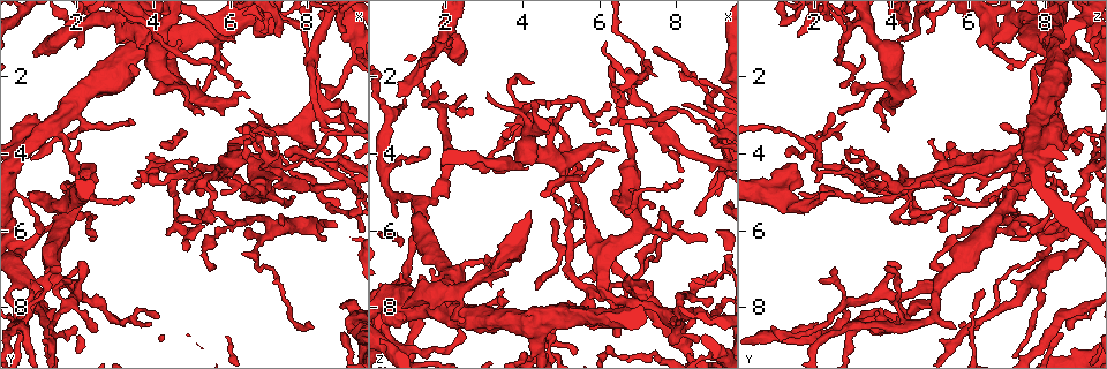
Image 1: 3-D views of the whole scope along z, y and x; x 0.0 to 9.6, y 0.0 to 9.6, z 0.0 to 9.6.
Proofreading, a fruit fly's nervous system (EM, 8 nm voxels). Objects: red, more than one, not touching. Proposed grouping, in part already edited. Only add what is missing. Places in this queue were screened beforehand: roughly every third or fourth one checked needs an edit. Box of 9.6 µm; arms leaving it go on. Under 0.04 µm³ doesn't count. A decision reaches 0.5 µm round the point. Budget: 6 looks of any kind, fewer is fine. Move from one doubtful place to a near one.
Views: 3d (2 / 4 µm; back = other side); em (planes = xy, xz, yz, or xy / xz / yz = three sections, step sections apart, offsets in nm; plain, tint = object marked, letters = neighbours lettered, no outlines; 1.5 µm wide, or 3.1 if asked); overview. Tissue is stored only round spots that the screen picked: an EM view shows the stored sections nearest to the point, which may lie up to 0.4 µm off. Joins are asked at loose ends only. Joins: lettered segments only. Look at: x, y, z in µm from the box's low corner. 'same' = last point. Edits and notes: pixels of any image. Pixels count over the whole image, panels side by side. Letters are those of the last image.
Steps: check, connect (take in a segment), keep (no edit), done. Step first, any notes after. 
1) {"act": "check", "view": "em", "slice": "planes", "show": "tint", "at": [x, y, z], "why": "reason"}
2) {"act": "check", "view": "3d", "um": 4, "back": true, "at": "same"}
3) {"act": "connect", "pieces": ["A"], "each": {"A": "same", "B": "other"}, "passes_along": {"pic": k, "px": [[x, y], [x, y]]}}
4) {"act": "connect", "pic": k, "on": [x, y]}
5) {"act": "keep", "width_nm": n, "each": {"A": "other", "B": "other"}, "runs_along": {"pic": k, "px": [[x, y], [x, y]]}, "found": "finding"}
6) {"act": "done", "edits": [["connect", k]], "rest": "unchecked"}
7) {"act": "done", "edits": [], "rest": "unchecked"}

{"act": "check", "view": "3d", "um": 2, "at": [8.90, 7.95, 5.00], "why": "an open end"}

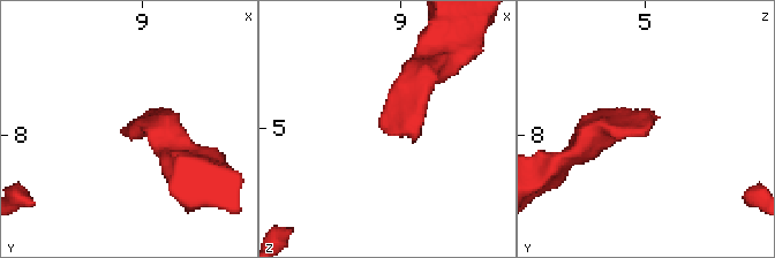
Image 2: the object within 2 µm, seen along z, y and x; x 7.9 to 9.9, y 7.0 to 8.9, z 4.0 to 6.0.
{"act": "check", "view": "em", "slice": "planes", "show": "letters", "at": [8.92, 7.90, 5.00]}

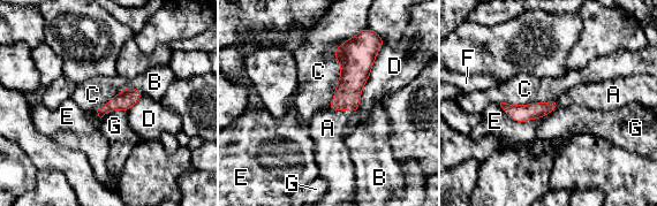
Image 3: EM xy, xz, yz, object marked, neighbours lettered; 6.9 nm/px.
{"act": "connect", "pieces": ["A"], "width_nm": 110, "each": {"A": "same", "B": "other", "C": "other", "D": "other", "E": "other", "F": "other", "G": "other"}, "found": "it goes on there"}

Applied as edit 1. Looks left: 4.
{"act": "check", "view": "overview"}

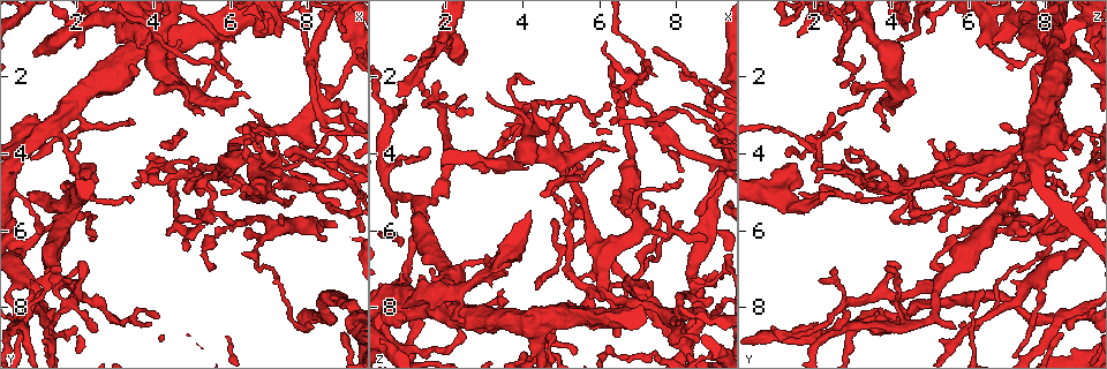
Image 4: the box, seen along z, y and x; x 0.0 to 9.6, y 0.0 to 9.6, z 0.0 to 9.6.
{"act": "check", "view": "3d", "um": 2, "at": [6.50, 3.20, 2.80], "why": "free end"}

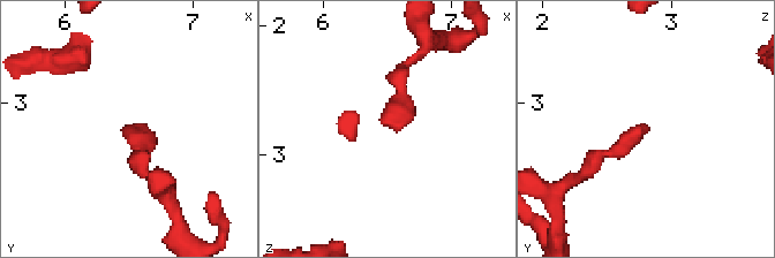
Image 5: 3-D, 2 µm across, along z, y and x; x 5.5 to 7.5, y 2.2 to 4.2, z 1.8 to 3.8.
{"act": "check", "view": "em", "slice": "xz", "step": 4, "show": "letters", "at": [6.54, 3.12, 2.76], "why": "shape alone is not enough"}

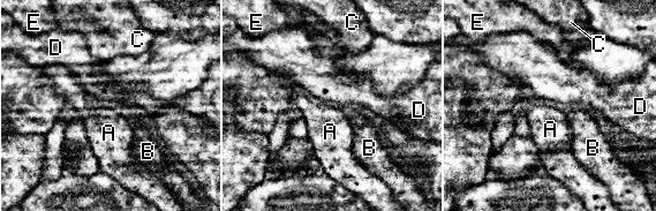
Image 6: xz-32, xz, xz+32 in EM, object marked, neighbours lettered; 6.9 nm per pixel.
{"act": "check", "view": "em", "slice": "planes", "show": "letters", "at": "same", "why": "another direction"}

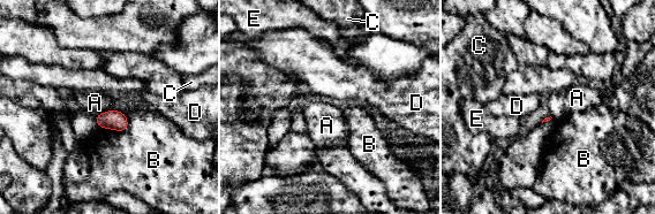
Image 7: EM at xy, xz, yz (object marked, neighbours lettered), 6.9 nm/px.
{"act": "keep", "each": {"A": "other", "B": "other", "C": "other", "D": "other", "E": "other"}, "border": {"pic": 7, "px": [[108, 109], [95, 116]]}, "found": "no lettered segment goes on from it"}

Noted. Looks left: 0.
{"act": "done", "edits": [["connect", 3]], "rest": "unchecked"}

